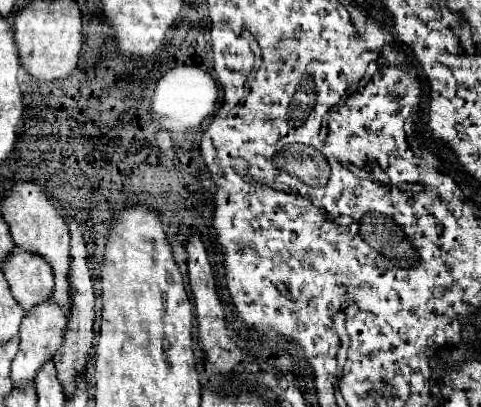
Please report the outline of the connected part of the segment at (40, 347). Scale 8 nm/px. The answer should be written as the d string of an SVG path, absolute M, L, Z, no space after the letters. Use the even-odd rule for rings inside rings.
M44 302L36 306L30 314L24 316L20 324L20 350L12 362L12 382L16 386L26 386L28 382L34 382L36 374L44 366L44 362L52 362L56 350L60 348L60 342L64 342L64 326L66 326L64 312L56 302Z

